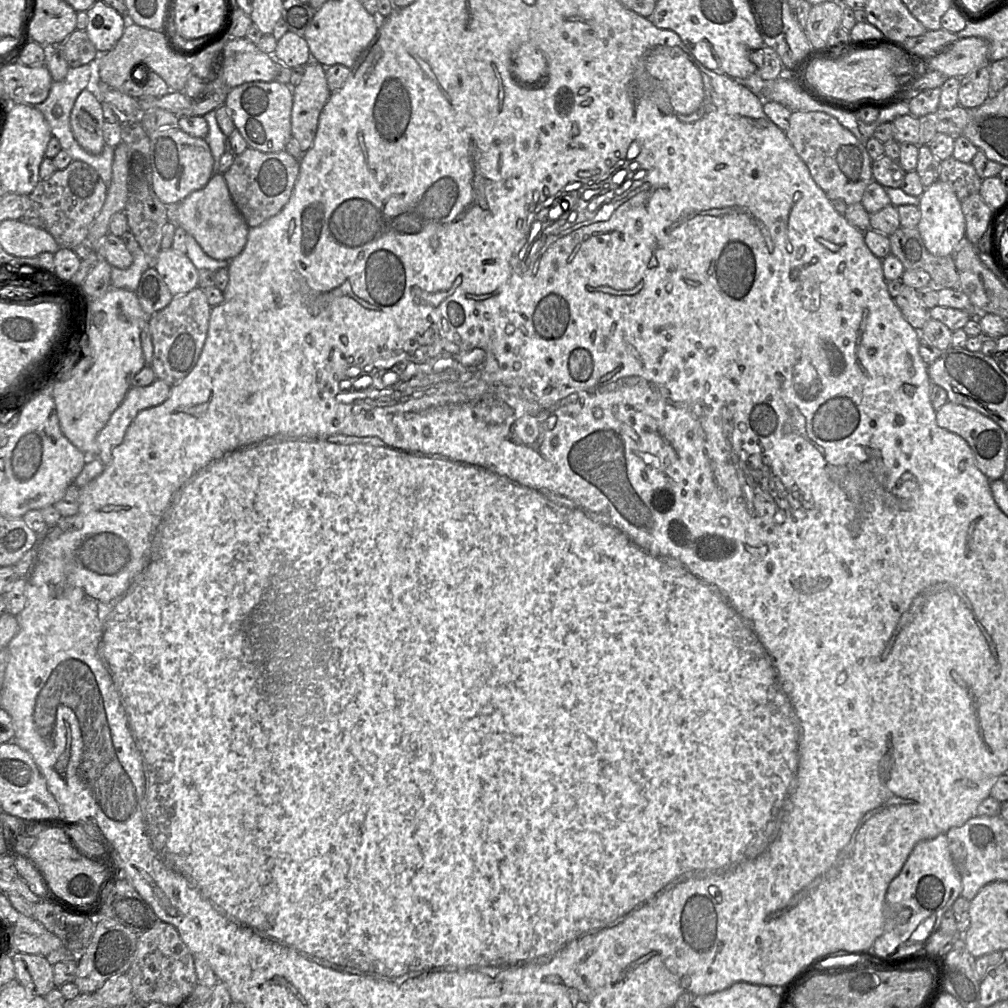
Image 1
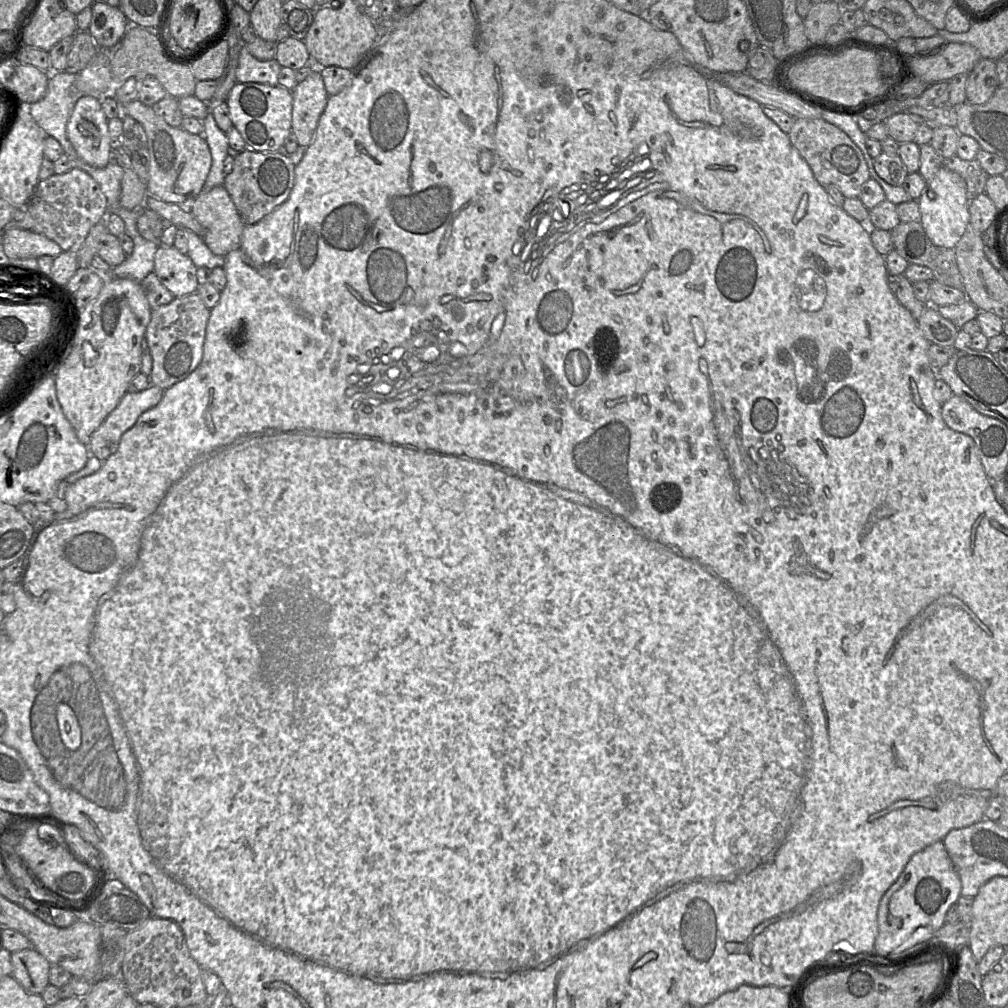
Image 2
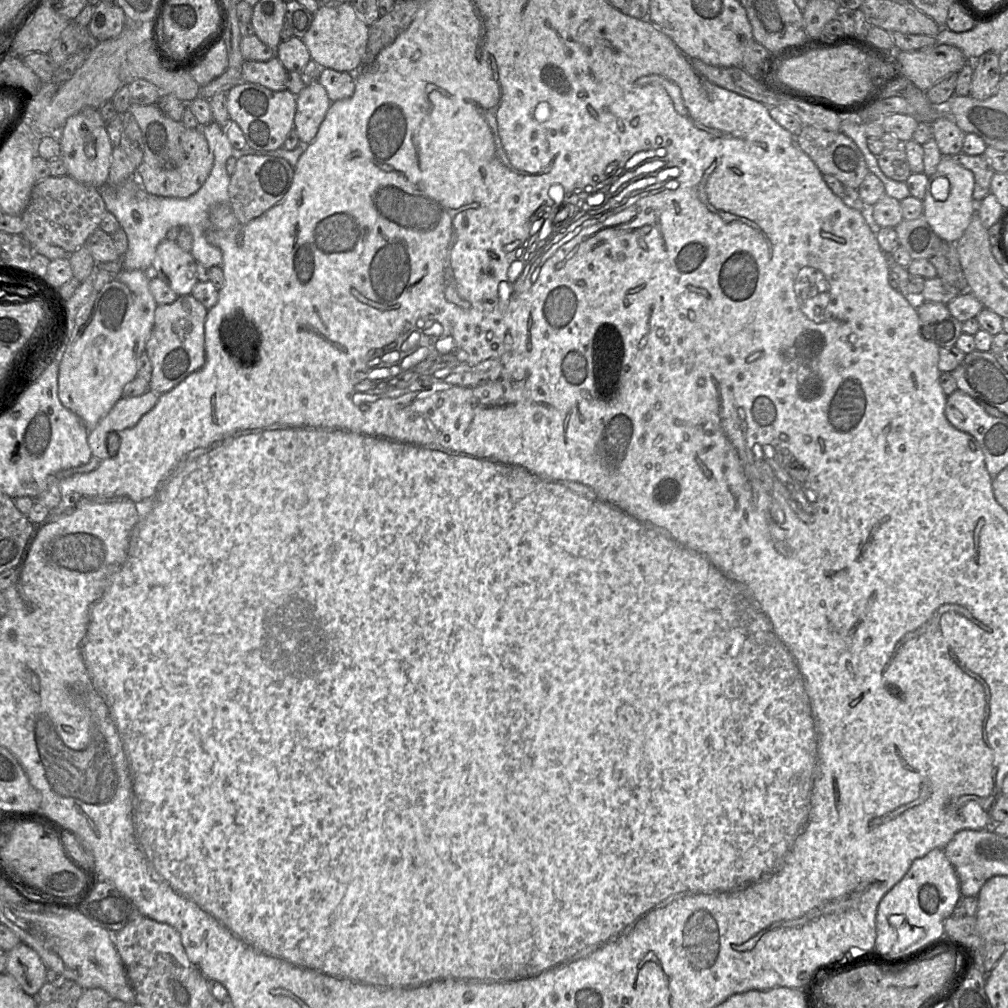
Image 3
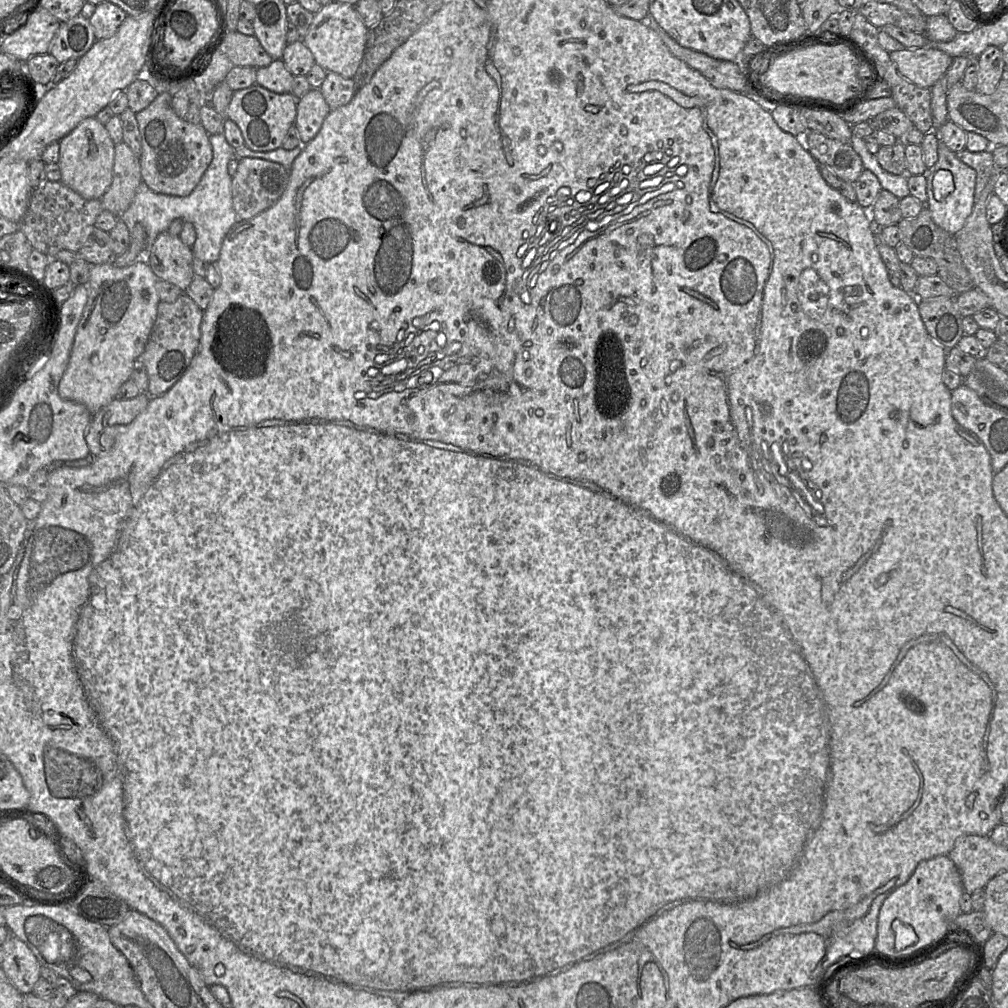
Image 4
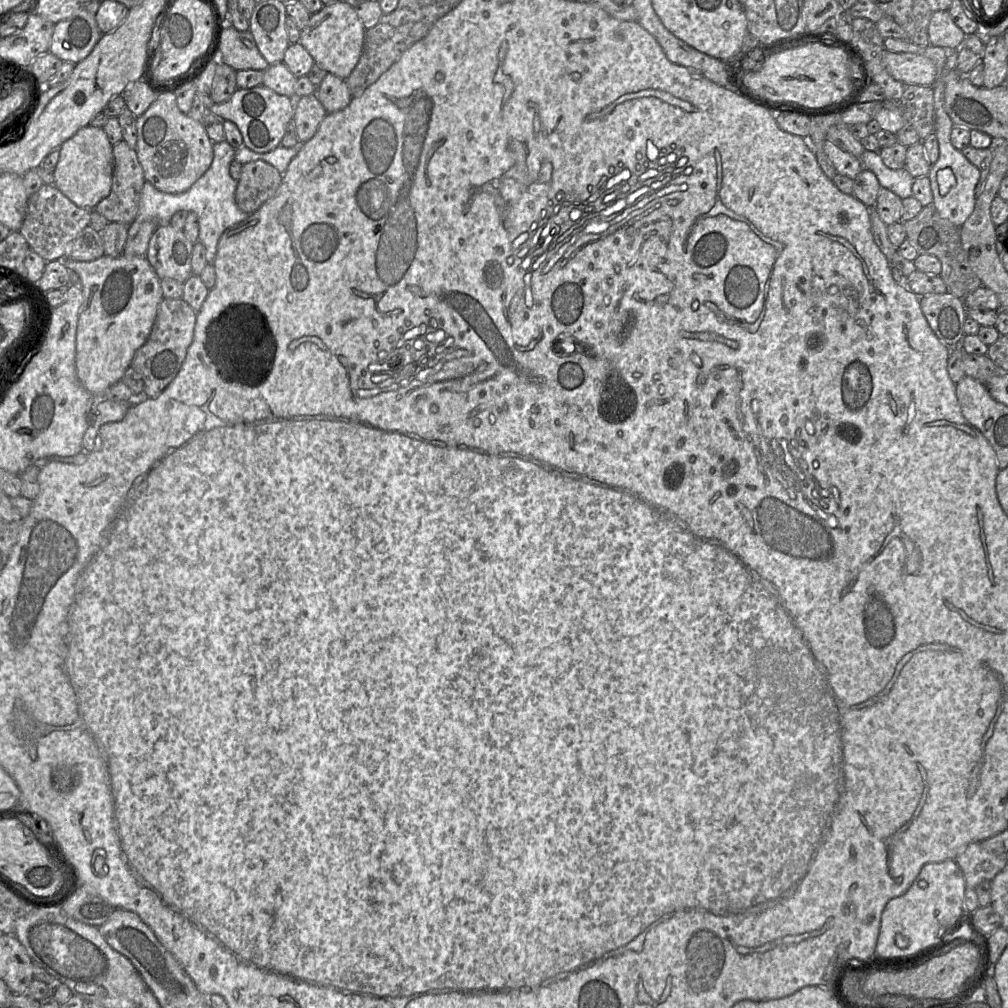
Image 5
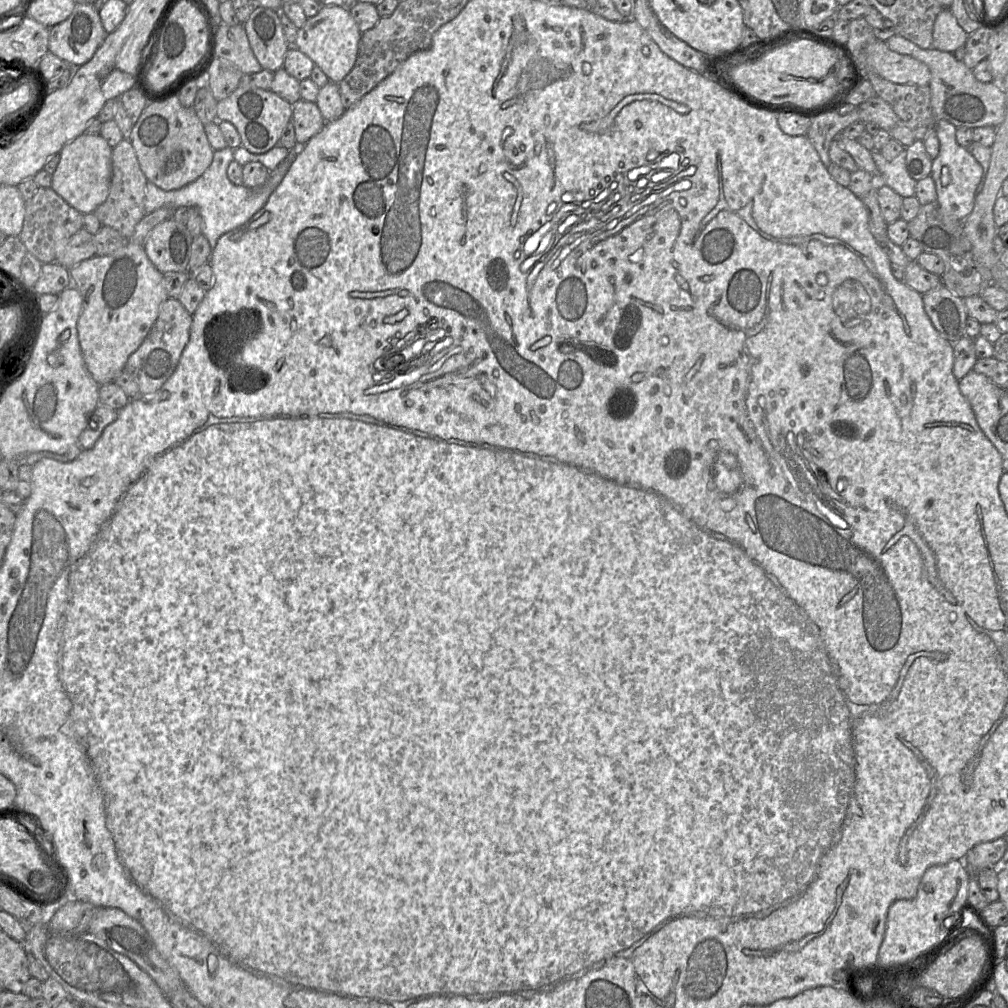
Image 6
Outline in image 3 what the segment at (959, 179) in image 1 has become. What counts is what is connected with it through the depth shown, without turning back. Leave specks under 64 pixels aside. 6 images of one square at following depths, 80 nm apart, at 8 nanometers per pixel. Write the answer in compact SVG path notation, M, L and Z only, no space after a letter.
M960 152L952 156L952 158L960 165L973 172L975 181L973 198L976 203L980 203L989 193L991 193L991 180L996 172L991 167L984 154L967 155Z

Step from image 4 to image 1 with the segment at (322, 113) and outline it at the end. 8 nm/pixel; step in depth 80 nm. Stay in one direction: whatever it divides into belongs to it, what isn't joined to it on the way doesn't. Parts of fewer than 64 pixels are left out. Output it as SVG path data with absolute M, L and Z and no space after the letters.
M311 60L305 64L301 81L291 88L291 134L298 141L303 154L314 142L320 114L331 95L326 68Z

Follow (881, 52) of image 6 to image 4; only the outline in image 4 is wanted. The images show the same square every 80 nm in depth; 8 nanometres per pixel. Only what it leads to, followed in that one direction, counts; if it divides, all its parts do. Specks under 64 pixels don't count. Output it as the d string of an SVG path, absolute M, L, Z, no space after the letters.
M930 43L920 48L905 48L890 52L898 73L923 89L932 86L945 75L953 58Z

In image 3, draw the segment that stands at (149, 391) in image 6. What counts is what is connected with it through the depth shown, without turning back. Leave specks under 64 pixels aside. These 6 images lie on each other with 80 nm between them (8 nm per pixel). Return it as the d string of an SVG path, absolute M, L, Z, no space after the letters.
M191 294L178 296L170 304L157 305L154 325L145 346L145 352L152 364L149 389L157 395L170 391L204 365L207 312L208 309Z

